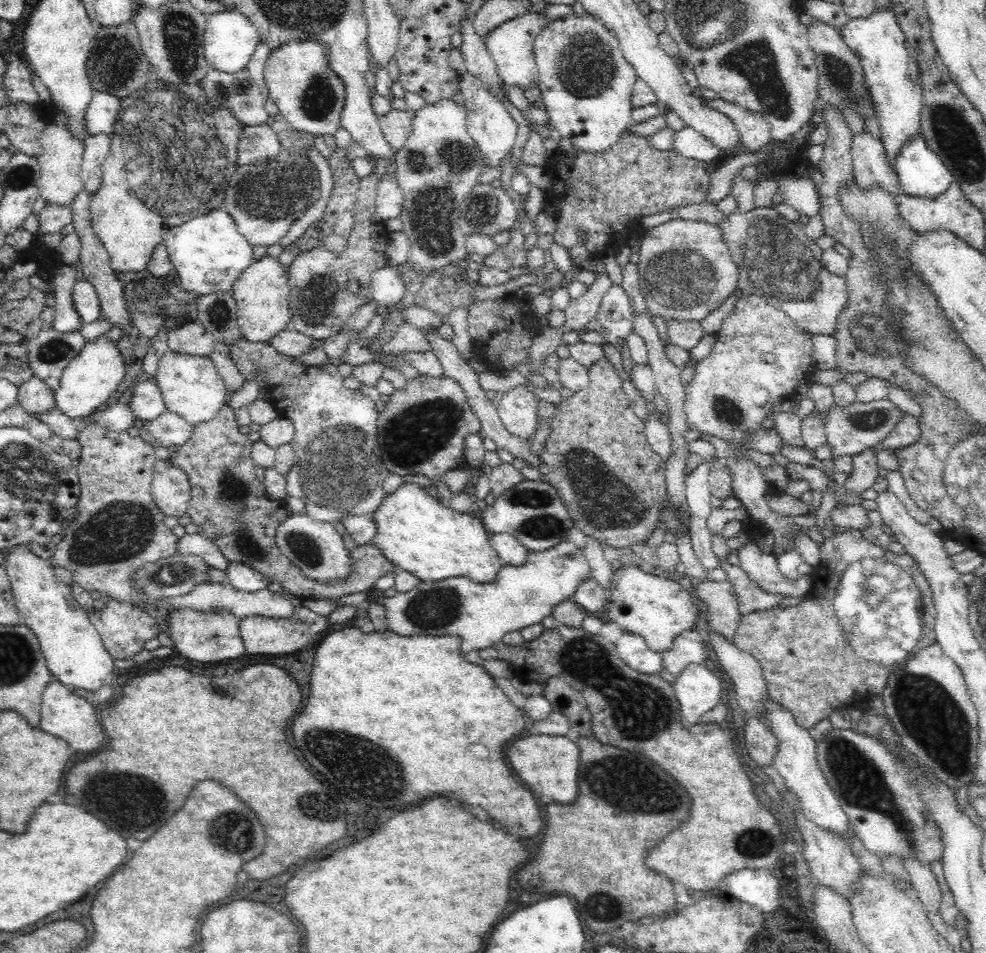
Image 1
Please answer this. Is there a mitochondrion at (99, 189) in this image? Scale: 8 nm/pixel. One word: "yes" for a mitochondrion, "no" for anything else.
no

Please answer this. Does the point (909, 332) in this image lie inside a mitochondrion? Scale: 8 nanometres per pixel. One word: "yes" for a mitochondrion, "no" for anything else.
yes

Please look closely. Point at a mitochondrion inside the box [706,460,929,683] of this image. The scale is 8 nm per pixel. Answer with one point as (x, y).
(875, 598)

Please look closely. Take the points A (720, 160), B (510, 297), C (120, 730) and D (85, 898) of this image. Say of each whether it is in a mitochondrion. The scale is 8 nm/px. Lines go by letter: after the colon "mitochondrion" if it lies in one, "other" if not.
A: other
B: other
C: other
D: other

